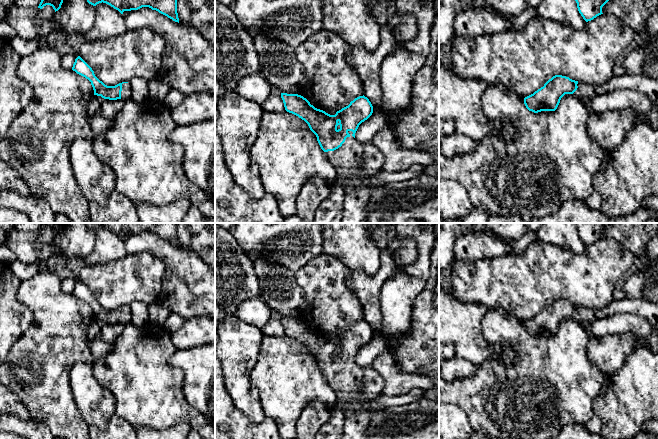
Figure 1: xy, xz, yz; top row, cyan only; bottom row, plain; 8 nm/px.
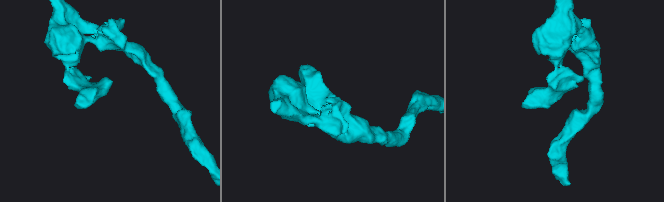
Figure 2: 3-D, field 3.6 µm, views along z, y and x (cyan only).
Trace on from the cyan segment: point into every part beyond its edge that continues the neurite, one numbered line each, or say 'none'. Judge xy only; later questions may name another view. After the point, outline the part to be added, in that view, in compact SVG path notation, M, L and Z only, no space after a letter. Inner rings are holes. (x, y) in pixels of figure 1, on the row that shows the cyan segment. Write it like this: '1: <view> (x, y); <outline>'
1: xy (126, 92); M130 82L123 83L122 91L121 91L121 98L124 100L127 100L127 99L131 98L131 95L132 95L132 89L131 89Z

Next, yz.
1: yz (649, 86); M622 75L613 76L607 83L590 86L584 82L578 82L578 88L573 95L579 99L591 99L594 96L613 92L615 90L636 90L645 94L658 106L658 79L649 78L644 75Z

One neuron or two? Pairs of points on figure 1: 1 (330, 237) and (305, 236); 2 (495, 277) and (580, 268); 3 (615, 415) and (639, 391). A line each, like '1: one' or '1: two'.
1: two
2: one
3: one

